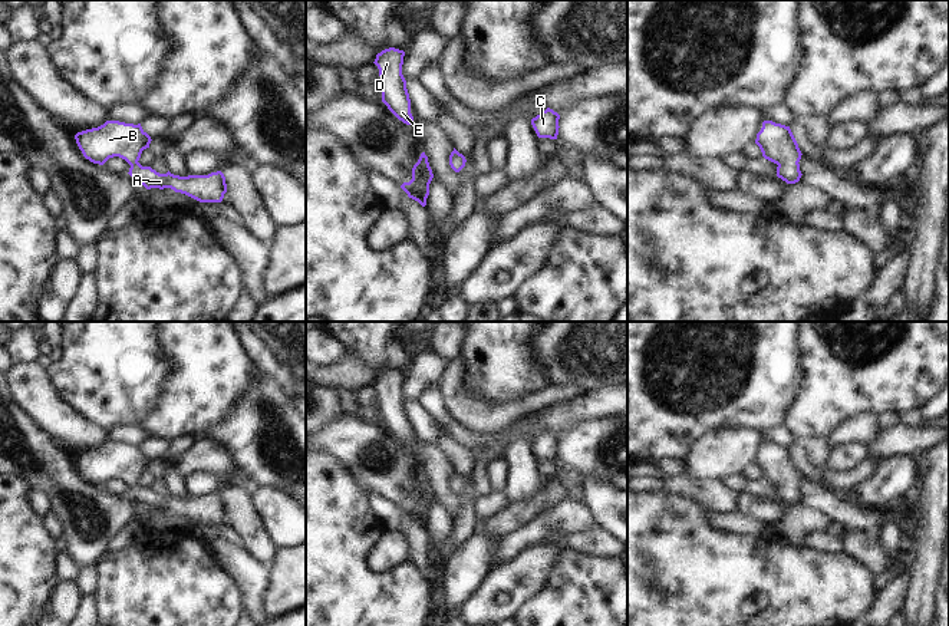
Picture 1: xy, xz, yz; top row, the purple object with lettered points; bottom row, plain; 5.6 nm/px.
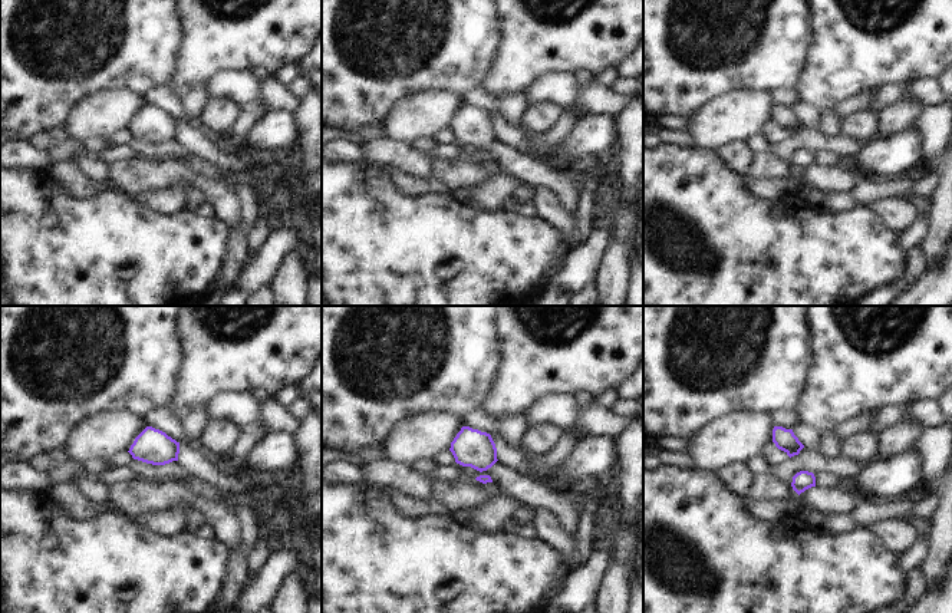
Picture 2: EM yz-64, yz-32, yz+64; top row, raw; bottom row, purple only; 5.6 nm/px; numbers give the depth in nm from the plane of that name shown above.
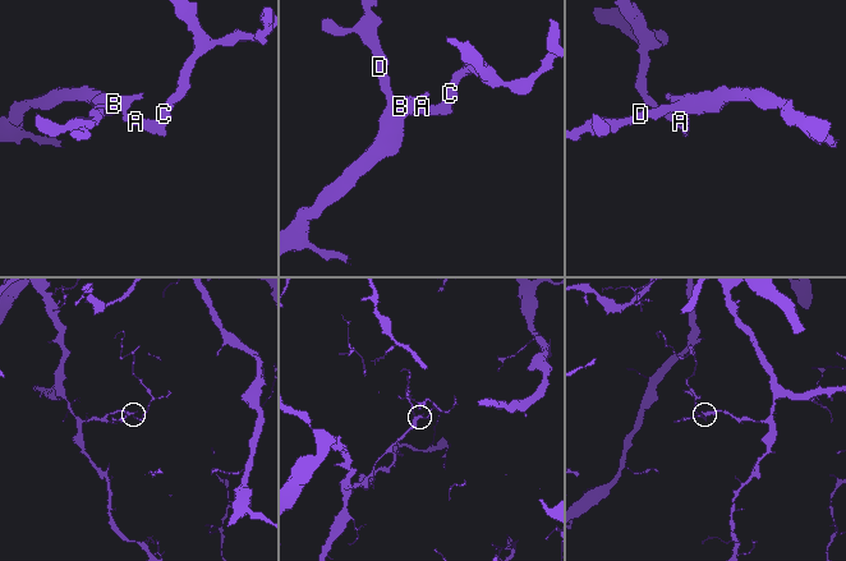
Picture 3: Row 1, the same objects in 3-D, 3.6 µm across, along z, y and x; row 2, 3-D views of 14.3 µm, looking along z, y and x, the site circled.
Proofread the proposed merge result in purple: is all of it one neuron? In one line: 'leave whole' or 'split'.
leave whole

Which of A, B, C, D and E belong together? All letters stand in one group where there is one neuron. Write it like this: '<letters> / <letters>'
A B C D E

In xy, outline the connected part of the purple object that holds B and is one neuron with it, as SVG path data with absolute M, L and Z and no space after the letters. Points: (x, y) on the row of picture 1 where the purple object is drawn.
M106 121L98 128L78 132L75 139L83 156L93 164L103 165L113 156L125 159L131 165L128 174L146 190L171 188L200 202L221 202L227 192L225 177L221 171L179 177L169 171L159 174L151 167L142 167L138 161L152 139L141 123Z

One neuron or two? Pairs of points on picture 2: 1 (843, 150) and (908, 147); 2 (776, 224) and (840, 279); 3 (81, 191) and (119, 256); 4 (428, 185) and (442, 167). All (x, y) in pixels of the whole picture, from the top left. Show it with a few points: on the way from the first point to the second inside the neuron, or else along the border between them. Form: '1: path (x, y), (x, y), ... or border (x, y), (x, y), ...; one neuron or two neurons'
1: border (882, 137), (872, 141), (852, 161); two neurons
2: path (791, 240), (813, 261), (824, 263); one neuron
3: border (55, 184), (78, 198), (92, 198), (114, 191); two neurons
4: border (431, 174), (441, 180), (454, 194); two neurons

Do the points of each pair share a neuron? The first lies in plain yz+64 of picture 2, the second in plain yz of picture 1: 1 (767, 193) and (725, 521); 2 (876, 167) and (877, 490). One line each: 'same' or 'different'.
1: same
2: same

